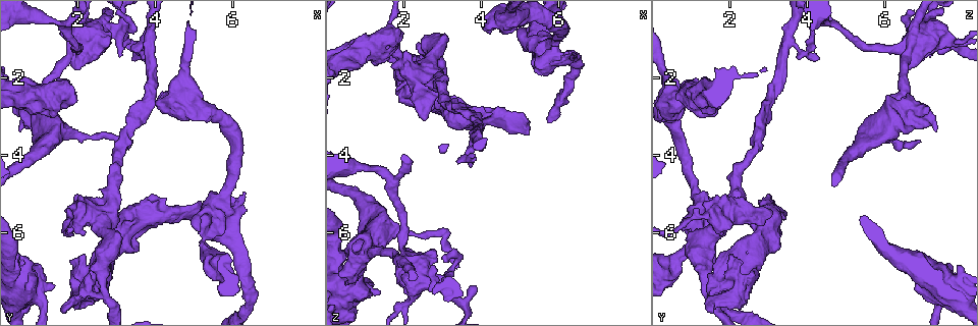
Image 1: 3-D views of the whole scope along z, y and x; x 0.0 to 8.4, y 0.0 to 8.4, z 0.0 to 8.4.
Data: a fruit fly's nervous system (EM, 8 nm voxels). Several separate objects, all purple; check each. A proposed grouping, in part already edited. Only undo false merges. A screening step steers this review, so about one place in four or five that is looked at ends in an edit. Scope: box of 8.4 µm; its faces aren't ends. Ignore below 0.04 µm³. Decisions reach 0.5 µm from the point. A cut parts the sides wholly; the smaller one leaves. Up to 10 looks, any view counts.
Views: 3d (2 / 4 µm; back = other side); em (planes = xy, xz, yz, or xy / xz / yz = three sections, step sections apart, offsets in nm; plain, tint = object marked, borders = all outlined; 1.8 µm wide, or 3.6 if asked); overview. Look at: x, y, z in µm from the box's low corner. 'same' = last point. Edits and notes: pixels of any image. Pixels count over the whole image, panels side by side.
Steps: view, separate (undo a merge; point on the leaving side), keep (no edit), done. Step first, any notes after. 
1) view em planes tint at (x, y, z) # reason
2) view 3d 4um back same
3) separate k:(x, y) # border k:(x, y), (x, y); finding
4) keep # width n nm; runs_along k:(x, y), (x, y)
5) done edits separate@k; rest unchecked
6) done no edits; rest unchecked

view em 3.6um xy step 4 tint at (1.95, 7.15, 2.50) # closes a loop

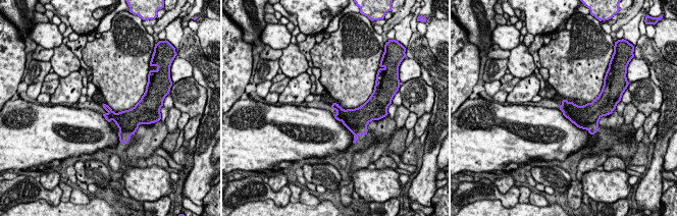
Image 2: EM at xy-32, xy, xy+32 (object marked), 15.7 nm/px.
keep # continuous, no second neuron

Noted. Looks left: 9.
view em xy step 4 tint at (2.65, 5.65, 2.00) # sharp bend

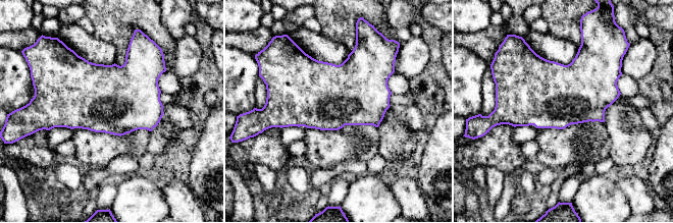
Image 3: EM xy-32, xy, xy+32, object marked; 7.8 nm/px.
view em yz step 8 borders same # another direction

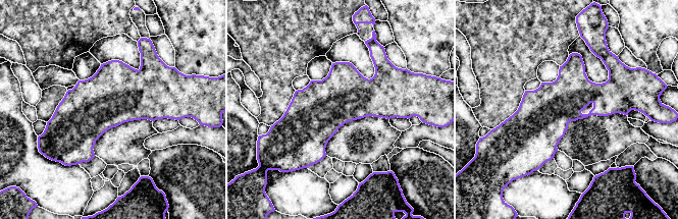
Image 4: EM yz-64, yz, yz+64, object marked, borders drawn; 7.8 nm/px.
keep # all the same neuron

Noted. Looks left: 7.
view 3d 2um at (0.95, 2.65, 1.40) # branch point

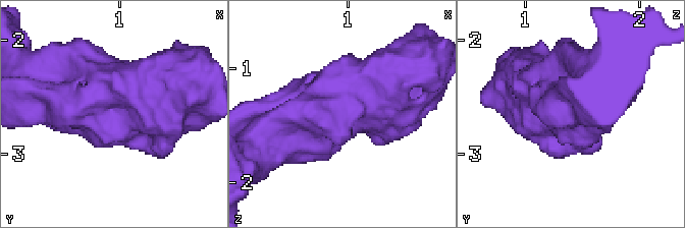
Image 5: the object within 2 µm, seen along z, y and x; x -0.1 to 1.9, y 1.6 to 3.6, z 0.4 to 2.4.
view em planes tint at (1.00, 2.62, 1.40)

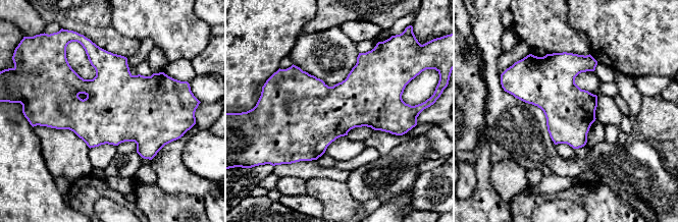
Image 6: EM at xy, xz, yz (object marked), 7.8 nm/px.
keep # width 400 nm; continuous, no second neuron

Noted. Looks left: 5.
view 3d 4um at (1.95, 1.45, 6.60) # sudden change in width

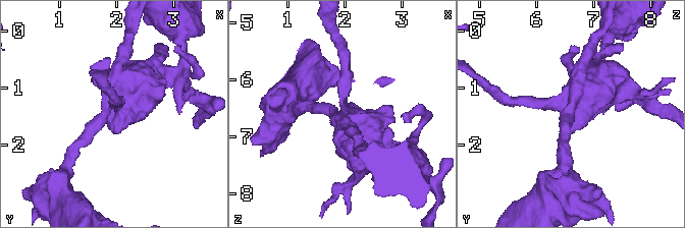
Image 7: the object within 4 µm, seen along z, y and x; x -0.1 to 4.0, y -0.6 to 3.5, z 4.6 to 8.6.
view em 3.6um planes tint at (2.00, 1.45, 6.65)

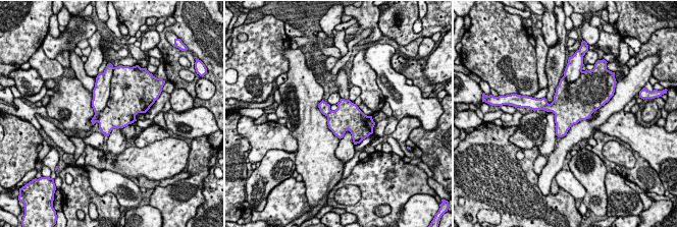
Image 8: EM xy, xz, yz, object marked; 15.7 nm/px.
separate 8:(122, 104) # border 8:(111, 79), (107, 103), (97, 121); a second neuron is stuck on

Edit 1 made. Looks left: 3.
done edits separate@8; rest unchecked

